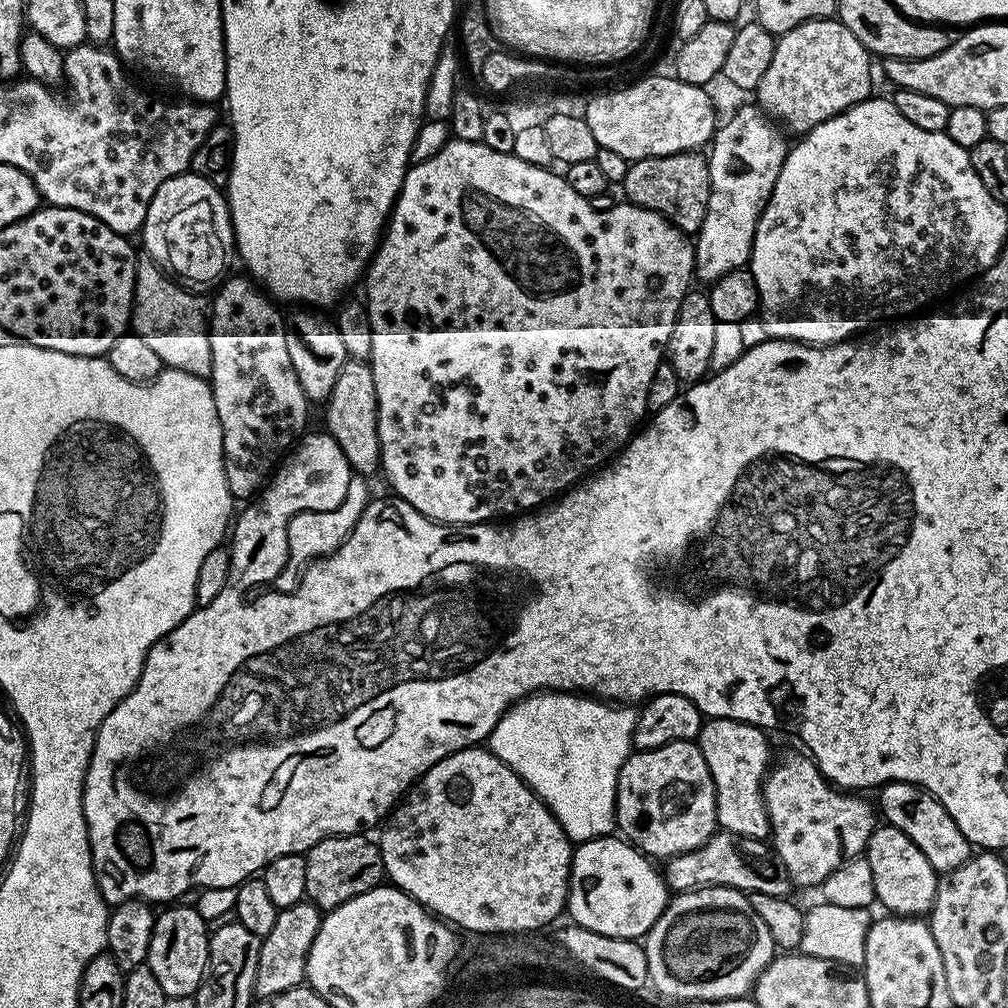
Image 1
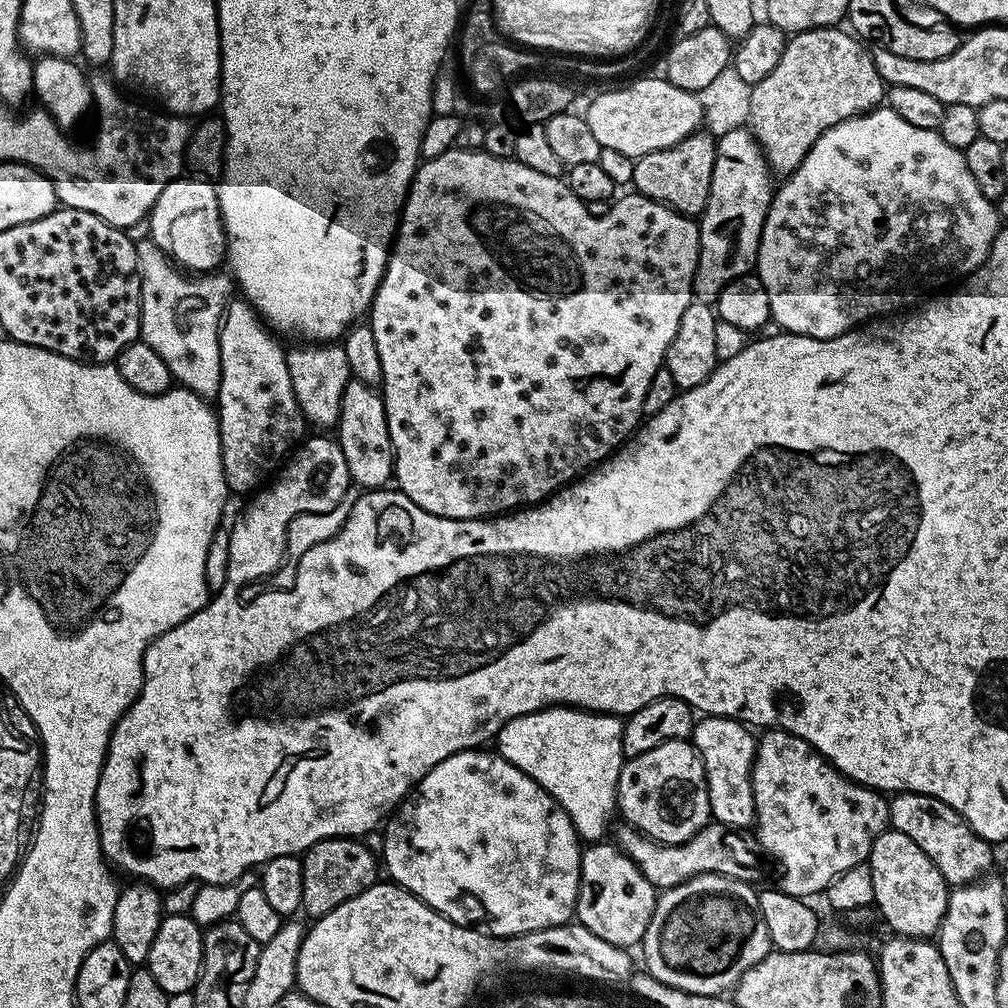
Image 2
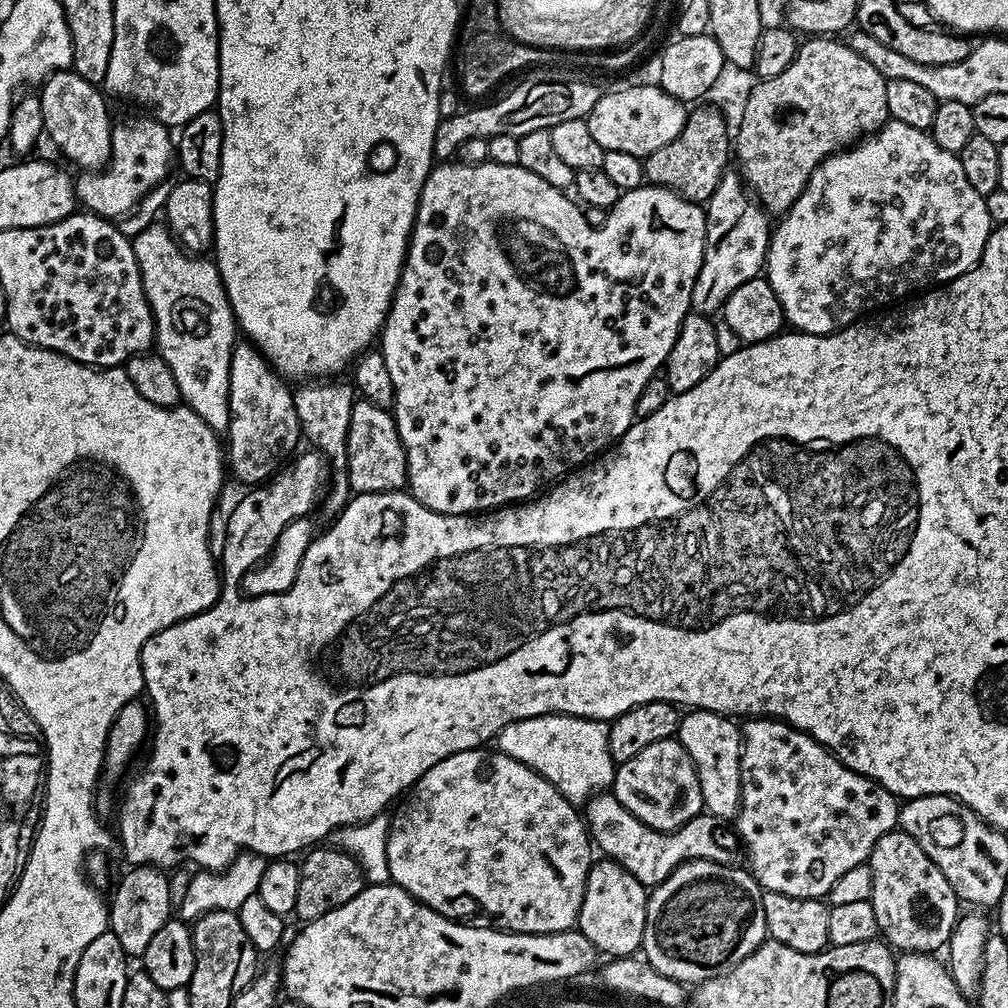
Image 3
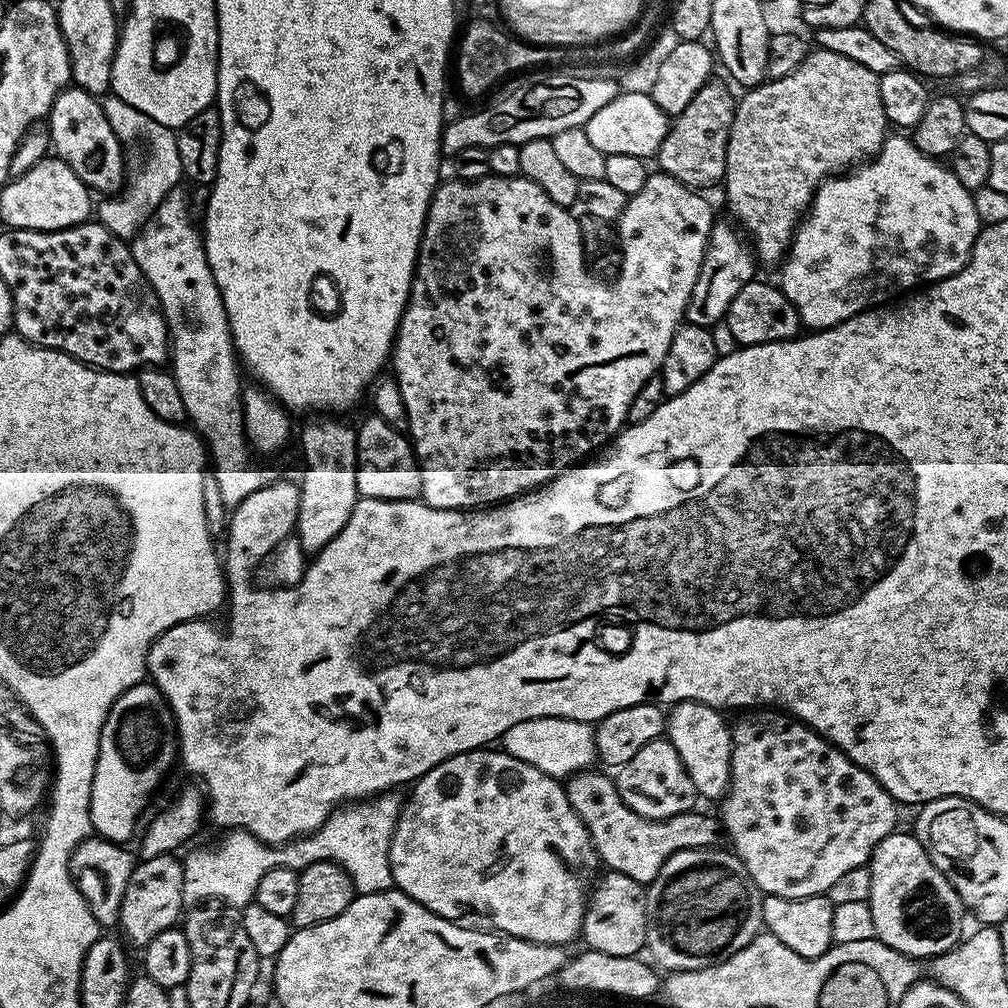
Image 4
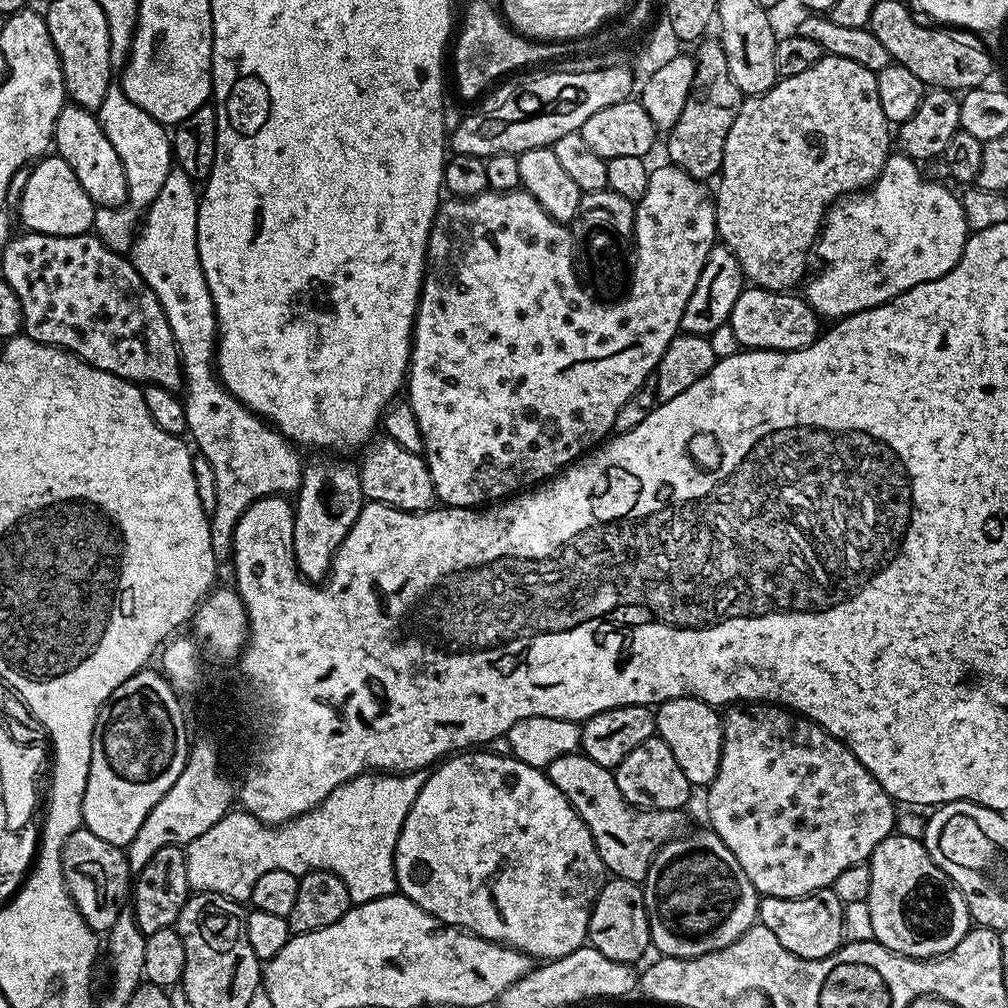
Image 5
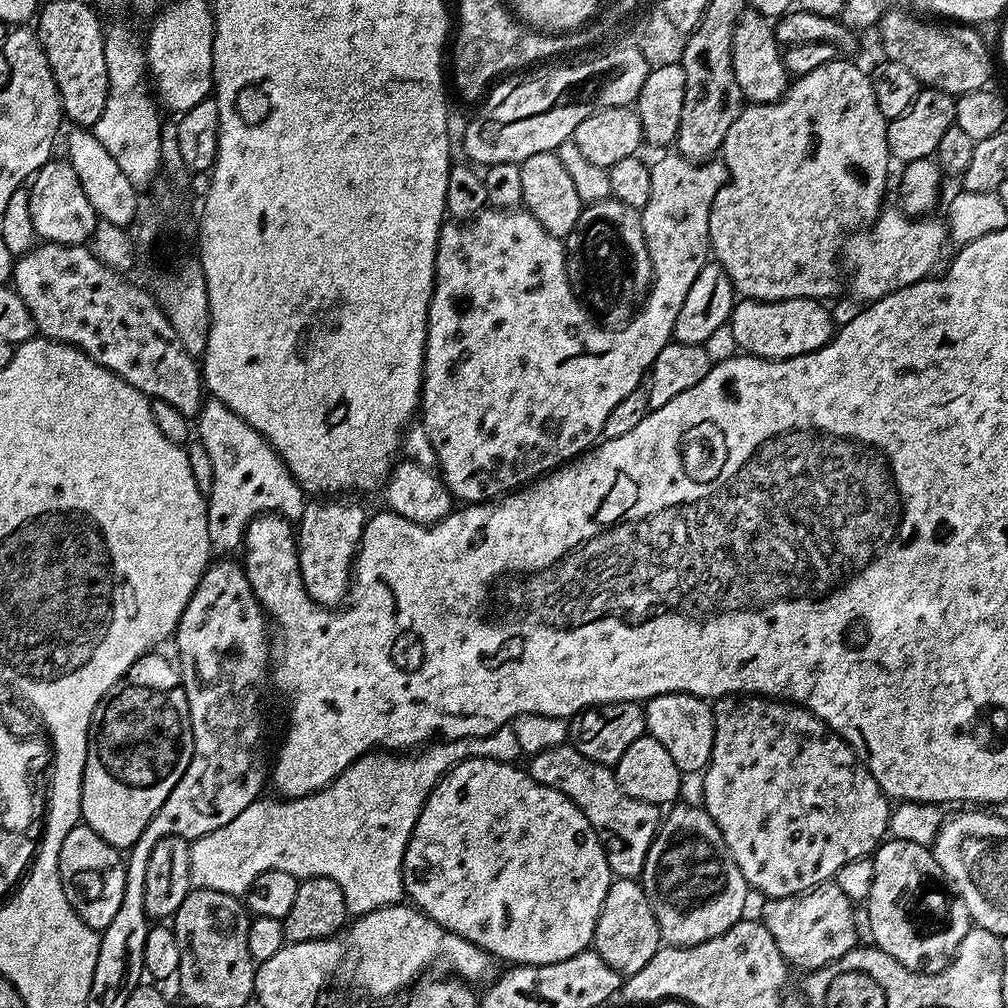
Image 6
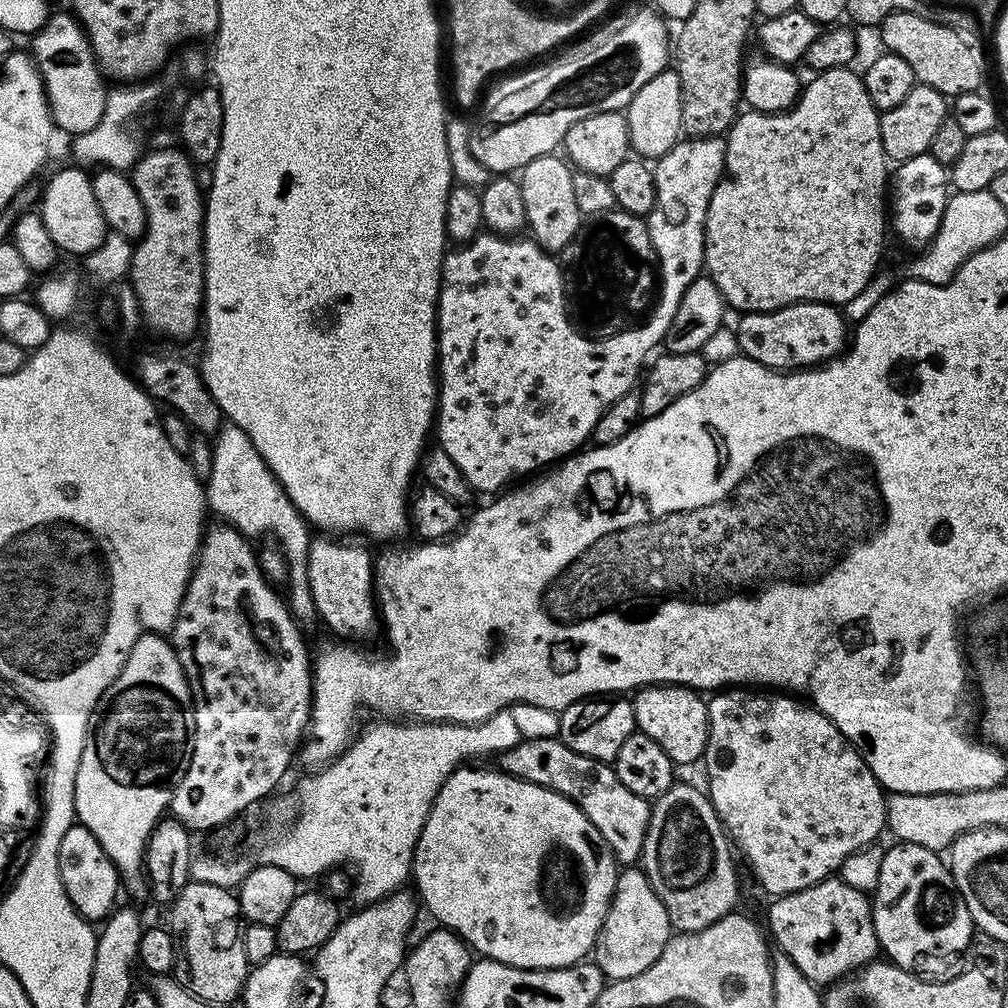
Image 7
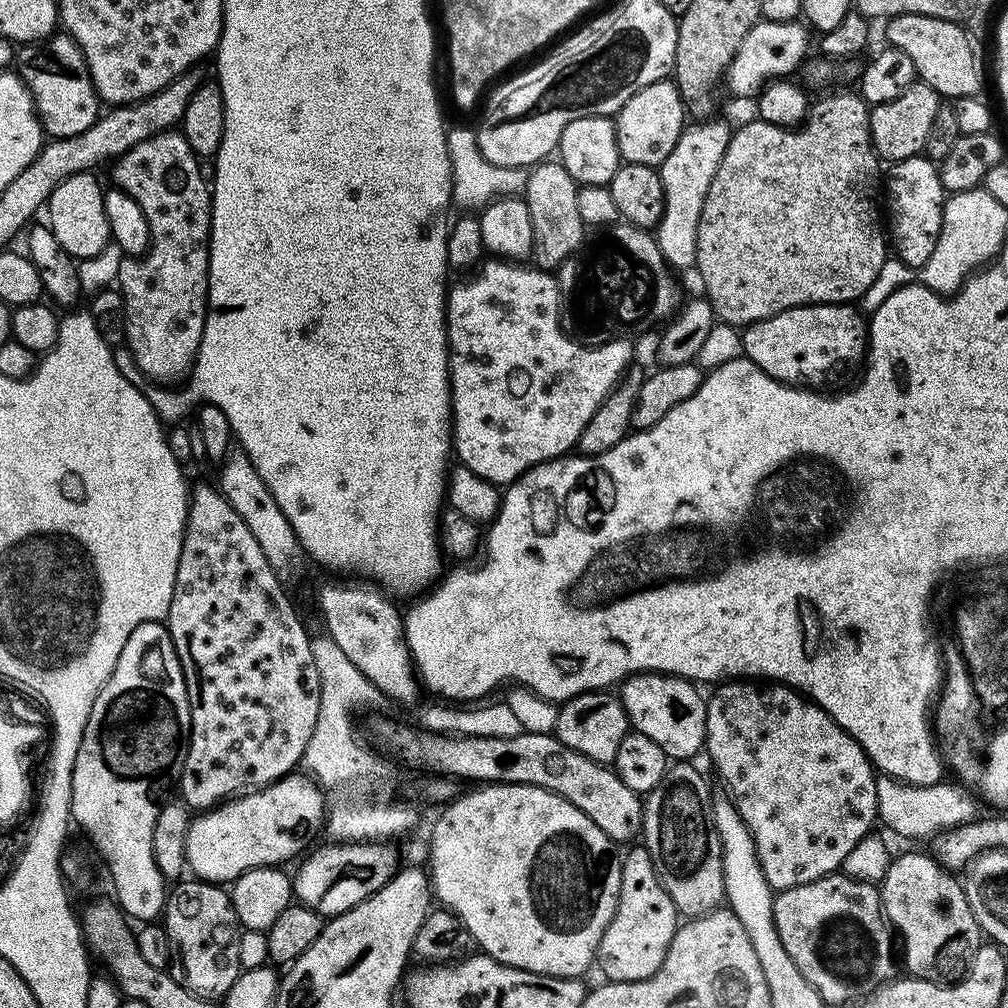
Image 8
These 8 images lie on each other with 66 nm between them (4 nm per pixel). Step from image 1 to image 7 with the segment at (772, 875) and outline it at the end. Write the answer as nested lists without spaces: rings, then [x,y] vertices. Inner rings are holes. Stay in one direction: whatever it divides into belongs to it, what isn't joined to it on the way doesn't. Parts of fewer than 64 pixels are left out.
[[[558,738],[523,739],[520,744],[499,753],[498,760],[499,771],[507,776],[548,788],[580,807],[590,822],[594,822],[598,834],[602,834],[604,841],[616,853],[621,865],[635,865],[643,857],[652,804],[634,794],[634,790],[626,790],[626,786],[618,782],[618,774],[611,763],[578,754]]]

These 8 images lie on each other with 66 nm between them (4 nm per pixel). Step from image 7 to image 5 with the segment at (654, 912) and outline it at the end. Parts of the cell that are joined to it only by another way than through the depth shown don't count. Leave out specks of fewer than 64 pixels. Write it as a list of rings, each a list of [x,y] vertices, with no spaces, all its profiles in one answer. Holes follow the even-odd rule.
[[[609,879],[592,903],[587,943],[614,962],[631,965],[644,951],[649,951],[651,942],[643,887],[629,880]]]

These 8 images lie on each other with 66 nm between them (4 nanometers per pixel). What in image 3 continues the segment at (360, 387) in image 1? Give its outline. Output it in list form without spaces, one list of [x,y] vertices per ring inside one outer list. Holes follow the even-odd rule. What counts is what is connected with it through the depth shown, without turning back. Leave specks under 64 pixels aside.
[[[360,398],[352,405],[346,438],[348,486],[358,492],[398,492],[408,483],[408,463],[402,438],[398,434],[395,415],[389,409],[374,406]]]

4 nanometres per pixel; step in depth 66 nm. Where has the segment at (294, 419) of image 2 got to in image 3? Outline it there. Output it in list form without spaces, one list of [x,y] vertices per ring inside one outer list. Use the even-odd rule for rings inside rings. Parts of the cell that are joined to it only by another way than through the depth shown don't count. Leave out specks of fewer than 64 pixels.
[[[237,343],[230,358],[230,422],[226,433],[226,462],[231,475],[233,472],[242,483],[248,484],[246,486],[264,484],[283,469],[289,457],[300,448],[302,433],[292,394],[289,381],[268,363],[255,344]]]

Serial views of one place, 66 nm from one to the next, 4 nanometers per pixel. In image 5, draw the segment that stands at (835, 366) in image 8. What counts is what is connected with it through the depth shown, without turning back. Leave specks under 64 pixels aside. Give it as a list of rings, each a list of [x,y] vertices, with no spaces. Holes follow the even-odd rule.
[[[755,286],[745,287],[738,294],[738,302],[734,302],[734,310],[728,319],[728,325],[734,330],[734,338],[738,338],[741,349],[774,350],[789,352],[810,346],[821,335],[821,317],[809,306],[803,295],[792,296],[791,291],[771,292]]]

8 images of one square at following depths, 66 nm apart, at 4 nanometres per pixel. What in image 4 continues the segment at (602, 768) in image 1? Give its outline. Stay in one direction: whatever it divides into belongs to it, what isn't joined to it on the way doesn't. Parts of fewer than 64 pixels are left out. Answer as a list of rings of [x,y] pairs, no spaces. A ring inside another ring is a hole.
[[[534,718],[510,726],[502,738],[503,751],[514,758],[542,770],[548,776],[567,778],[574,772],[583,772],[593,767],[596,755],[596,733],[592,724],[566,718]]]

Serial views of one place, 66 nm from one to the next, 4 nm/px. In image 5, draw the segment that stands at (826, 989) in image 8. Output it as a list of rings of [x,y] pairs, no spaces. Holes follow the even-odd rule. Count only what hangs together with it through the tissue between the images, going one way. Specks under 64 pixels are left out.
[[[820,888],[809,896],[799,896],[793,900],[766,896],[761,899],[758,920],[766,926],[766,930],[774,933],[774,938],[778,938],[790,954],[803,960],[821,960],[834,954],[845,943],[844,907],[845,904],[832,888]]]

